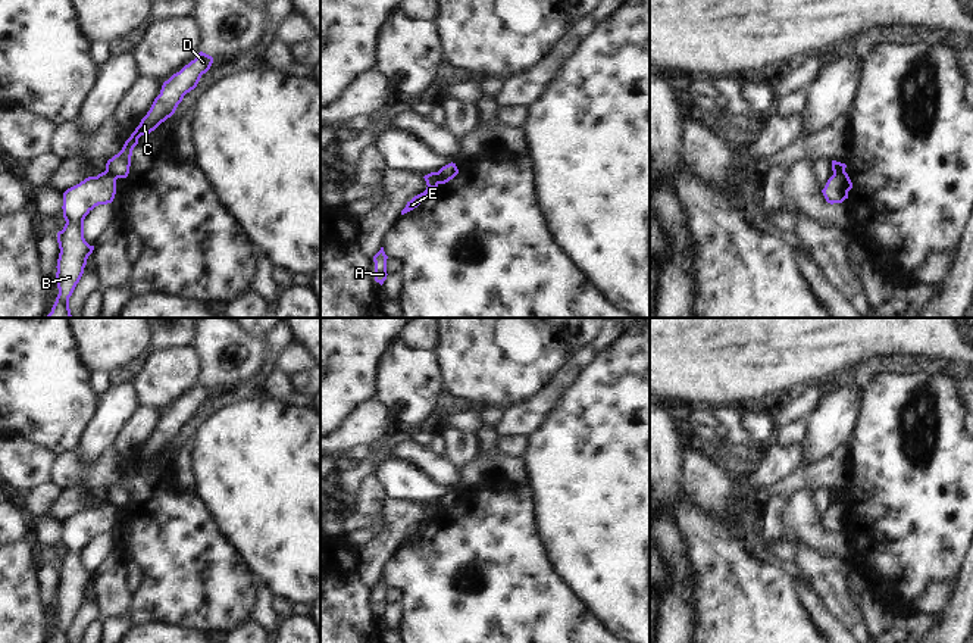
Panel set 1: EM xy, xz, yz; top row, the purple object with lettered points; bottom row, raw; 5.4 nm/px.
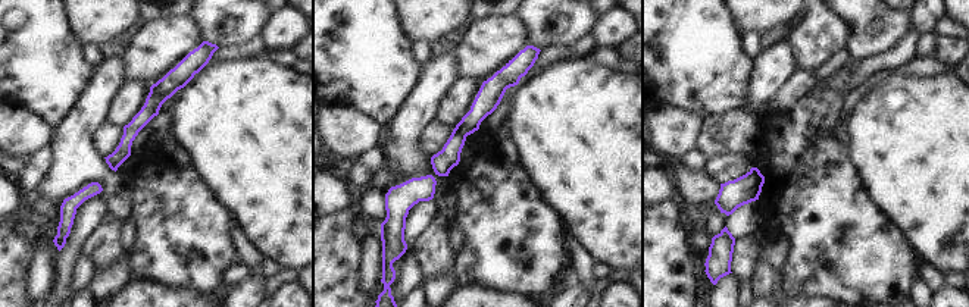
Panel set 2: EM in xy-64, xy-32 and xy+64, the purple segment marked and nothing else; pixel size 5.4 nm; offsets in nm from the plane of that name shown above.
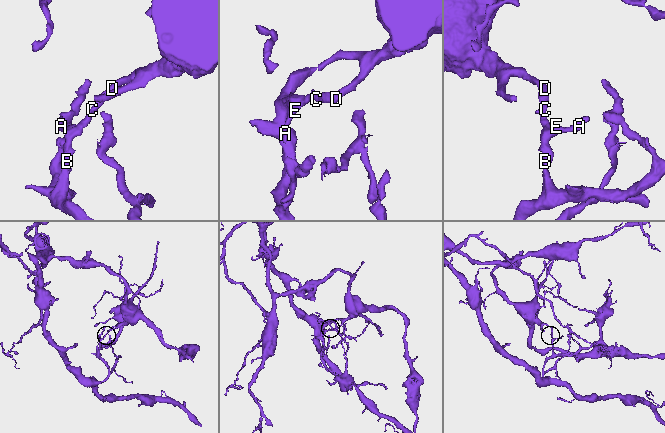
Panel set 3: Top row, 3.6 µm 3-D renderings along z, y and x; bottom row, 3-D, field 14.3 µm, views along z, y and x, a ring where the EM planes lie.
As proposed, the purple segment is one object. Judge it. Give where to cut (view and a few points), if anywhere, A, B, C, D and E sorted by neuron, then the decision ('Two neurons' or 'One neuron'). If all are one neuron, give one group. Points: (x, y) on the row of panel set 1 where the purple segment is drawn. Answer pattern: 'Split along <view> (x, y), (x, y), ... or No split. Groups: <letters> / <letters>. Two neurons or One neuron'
Split along xy (106, 169), (116, 178). Groups: A B E / C D. Two neurons

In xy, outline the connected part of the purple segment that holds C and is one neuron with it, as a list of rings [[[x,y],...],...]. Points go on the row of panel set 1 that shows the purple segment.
[[[200,51],[194,60],[163,82],[160,94],[154,99],[140,125],[125,141],[122,150],[107,160],[106,171],[110,177],[116,180],[128,177],[132,150],[138,144],[138,138],[148,135],[175,113],[184,96],[197,87],[201,75],[210,69],[212,63],[213,57]]]

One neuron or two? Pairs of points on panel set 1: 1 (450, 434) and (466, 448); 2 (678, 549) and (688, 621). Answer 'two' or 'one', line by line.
1: one
2: one

